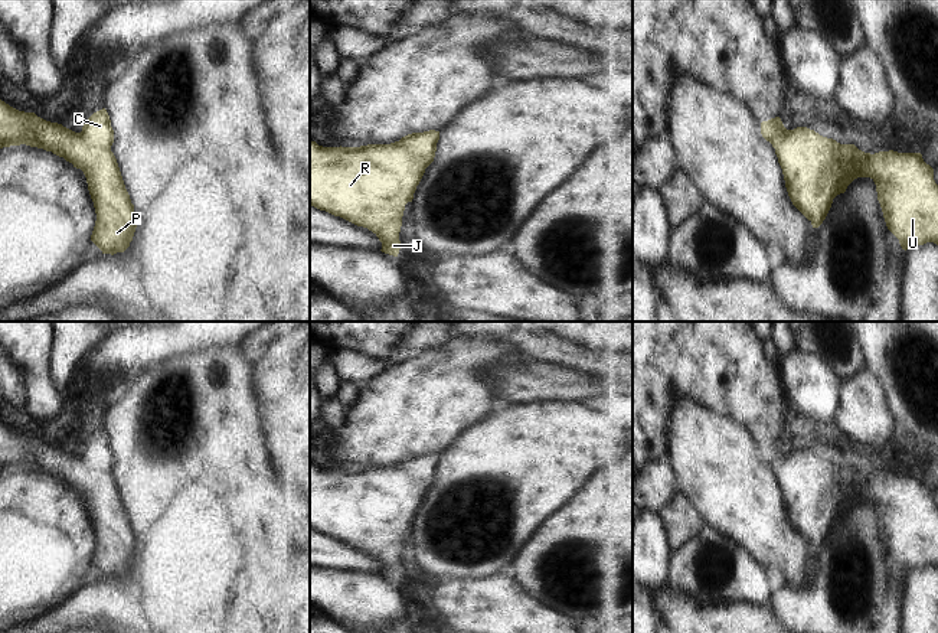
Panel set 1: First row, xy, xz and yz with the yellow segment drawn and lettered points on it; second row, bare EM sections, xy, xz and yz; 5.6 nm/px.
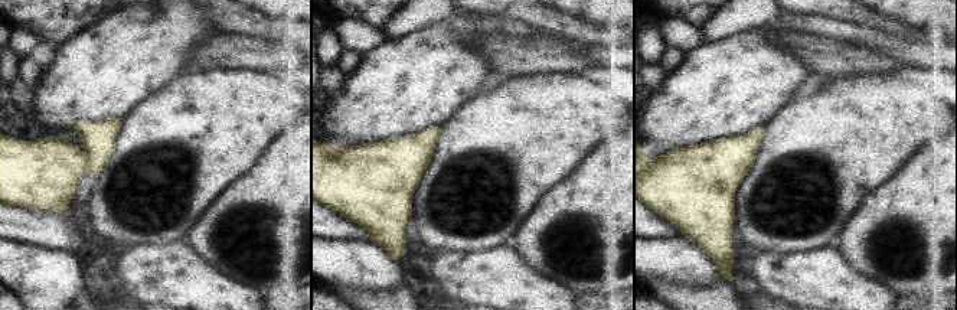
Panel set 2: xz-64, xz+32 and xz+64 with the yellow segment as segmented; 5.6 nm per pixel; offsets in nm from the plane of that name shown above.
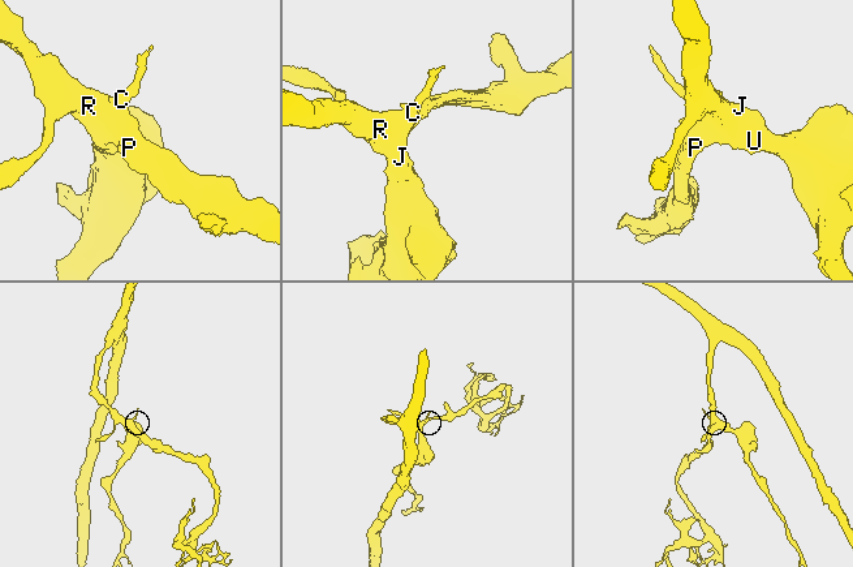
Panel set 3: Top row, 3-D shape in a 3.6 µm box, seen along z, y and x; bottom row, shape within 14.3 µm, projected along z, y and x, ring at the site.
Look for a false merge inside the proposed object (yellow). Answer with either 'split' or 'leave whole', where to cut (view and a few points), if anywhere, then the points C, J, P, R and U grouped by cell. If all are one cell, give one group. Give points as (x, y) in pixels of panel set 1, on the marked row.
leave whole; no cut; C J P R U

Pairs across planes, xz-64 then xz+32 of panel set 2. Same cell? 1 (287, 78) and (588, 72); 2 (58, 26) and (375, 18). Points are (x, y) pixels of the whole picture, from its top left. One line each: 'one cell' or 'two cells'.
1: one cell
2: one cell

